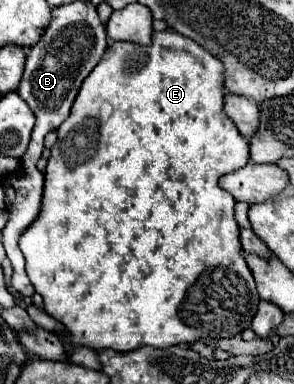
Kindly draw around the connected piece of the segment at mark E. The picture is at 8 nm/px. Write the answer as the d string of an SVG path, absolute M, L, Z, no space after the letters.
M164 29L164 31L154 31L154 41L152 45L142 46L134 45L134 43L124 41L114 41L108 51L104 53L104 57L100 59L100 63L92 69L92 75L88 75L88 79L84 81L84 87L80 87L78 95L76 95L76 101L72 105L72 111L68 115L68 119L60 125L58 129L58 141L54 143L52 147L52 157L48 159L48 167L46 167L46 173L44 173L44 179L46 179L46 185L44 185L44 207L40 211L40 219L36 219L36 223L32 227L28 227L28 231L24 231L24 235L20 237L20 249L26 257L26 273L34 285L34 289L44 297L44 311L54 317L56 321L60 321L66 331L68 331L68 339L60 337L62 343L68 347L68 345L86 345L86 347L112 347L114 351L130 351L130 349L136 349L136 347L142 347L142 345L148 345L148 347L158 347L158 349L164 349L164 347L172 347L172 345L182 345L182 343L192 343L192 341L208 341L208 339L220 339L220 337L234 337L234 335L240 335L244 329L250 327L250 321L252 317L256 315L256 307L260 303L258 299L258 293L256 293L256 287L254 287L254 277L252 277L252 271L242 255L242 245L240 245L240 231L238 231L238 223L234 219L234 197L226 191L222 191L218 187L218 179L234 169L240 169L248 163L250 159L250 145L248 141L236 131L236 125L232 123L232 119L224 113L224 65L220 61L216 61L216 57L208 55L208 51L204 51L204 47L198 47L192 39L172 31L172 29Z

